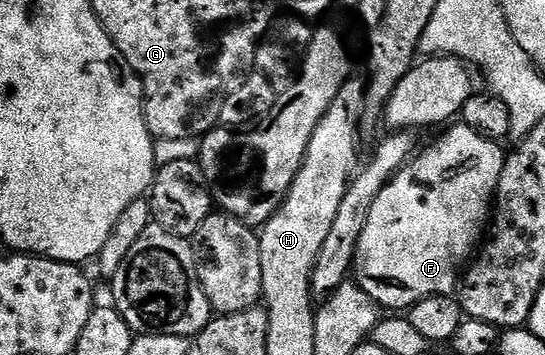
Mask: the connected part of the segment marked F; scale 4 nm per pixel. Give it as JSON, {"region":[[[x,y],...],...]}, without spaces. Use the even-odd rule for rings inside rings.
{"region":[[[463,124],[449,125],[444,132],[444,136],[425,152],[424,158],[413,157],[393,177],[390,188],[385,188],[376,197],[372,216],[360,237],[360,249],[354,263],[355,273],[361,274],[358,285],[376,301],[377,306],[388,312],[407,312],[427,298],[457,293],[458,279],[485,233],[484,221],[487,218],[489,221],[496,189],[504,174],[506,150],[500,142],[489,142],[474,132],[474,128]]]}

